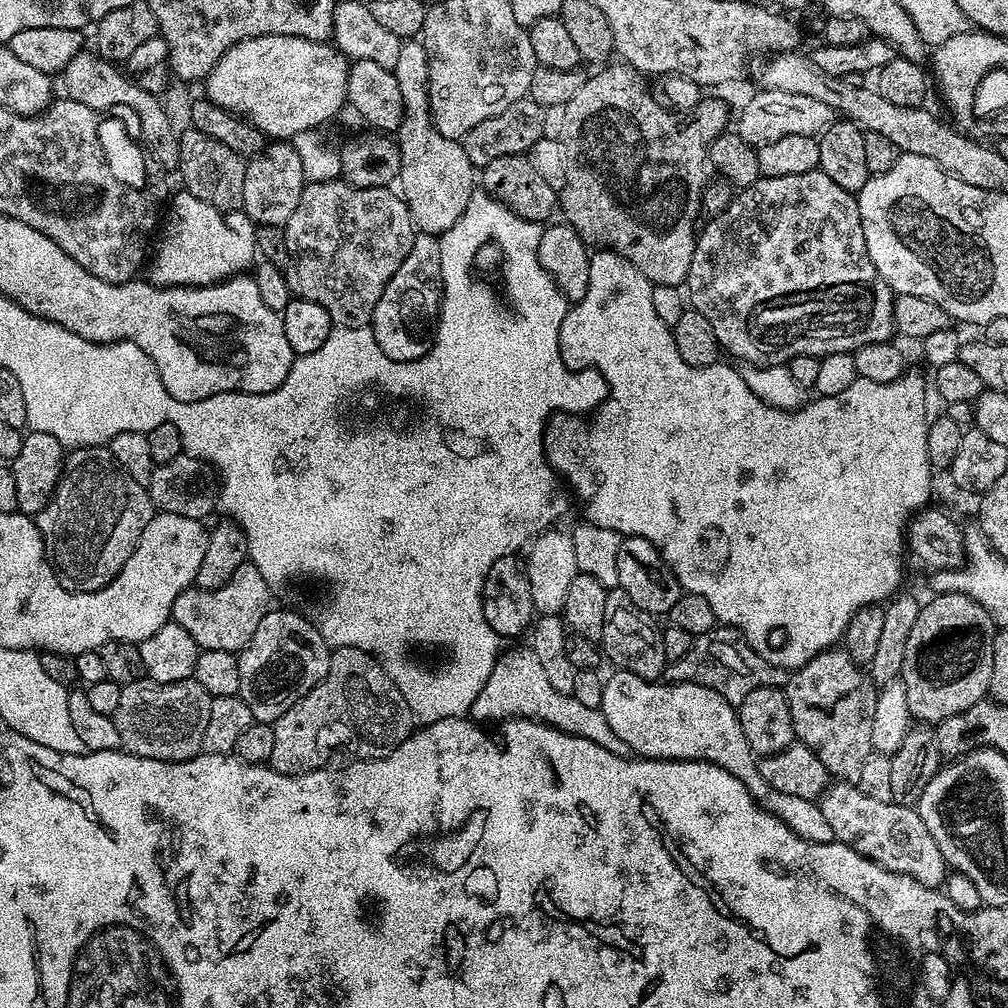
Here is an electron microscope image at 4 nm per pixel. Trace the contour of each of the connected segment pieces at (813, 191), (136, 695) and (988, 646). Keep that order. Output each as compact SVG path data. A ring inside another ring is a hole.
M819 168L810 170L806 174L782 174L781 176L761 176L759 180L756 180L750 186L739 189L729 199L728 205L725 206L721 212L715 213L711 217L712 221L708 225L699 229L696 245L694 246L694 254L692 255L692 261L690 262L690 270L688 271L688 279L686 281L686 300L691 307L698 310L698 314L702 314L702 318L706 318L706 322L710 322L710 327L713 328L714 334L718 338L721 349L725 353L728 352L732 356L737 356L740 360L745 360L743 363L748 366L755 366L758 368L770 368L775 369L777 366L787 365L790 358L798 358L798 354L810 354L811 356L828 356L835 352L849 352L853 353L857 348L866 346L870 342L882 342L883 340L891 341L894 336L894 329L896 323L894 322L894 306L892 301L894 299L894 293L892 287L886 283L886 281L878 274L878 270L874 266L874 262L870 262L870 254L866 250L866 238L862 234L862 220L860 218L860 211L858 210L858 202L856 196L853 193L842 190L842 186L838 186L838 182L834 182L834 178L830 178L830 174L820 171Z
M141 678L122 687L122 699L112 720L118 726L123 751L133 756L155 760L193 760L201 755L206 734L206 722L210 722L212 696L197 680L180 682L156 682Z
M941 592L931 598L929 604L921 607L910 629L910 638L906 638L906 658L902 658L898 677L906 686L906 703L910 705L913 721L924 726L941 724L954 714L962 714L962 710L970 710L970 706L988 696L990 674L994 674L994 638L998 631L992 615L966 594Z

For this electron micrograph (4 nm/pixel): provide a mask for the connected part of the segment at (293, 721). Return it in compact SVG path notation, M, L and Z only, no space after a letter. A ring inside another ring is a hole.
M338 648L330 658L330 670L326 670L326 678L322 678L322 682L318 682L310 694L294 702L294 706L290 706L290 710L286 710L286 714L272 724L274 750L270 753L270 767L287 776L301 776L325 767L331 761L328 759L339 752L344 758L377 760L389 756L413 728L414 717L410 706L379 660L357 648Z

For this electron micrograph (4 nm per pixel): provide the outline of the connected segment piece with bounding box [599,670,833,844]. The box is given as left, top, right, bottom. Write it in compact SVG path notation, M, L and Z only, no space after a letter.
M618 670L614 672L614 676L604 680L604 693L602 694L602 702L600 703L600 713L606 718L606 722L610 726L610 730L614 730L614 734L618 734L618 738L622 738L622 742L626 742L626 746L630 746L630 750L637 757L646 760L705 760L714 766L722 766L730 774L734 774L743 784L748 787L750 794L756 799L756 803L761 808L766 809L770 813L774 813L782 822L786 822L786 826L790 826L790 830L794 830L794 834L798 834L798 838L802 838L806 842L822 842L823 844L833 843L832 831L826 818L822 818L822 810L819 803L806 798L794 798L794 794L782 794L778 790L774 790L769 784L764 783L762 774L758 767L758 757L756 753L750 750L750 742L746 742L746 734L742 734L742 726L740 725L740 717L737 709L730 702L726 702L726 698L722 698L722 694L714 694L714 690L710 690L706 686L698 686L697 684L678 684L675 682L657 682L654 680L643 680L637 676L631 676L630 673Z

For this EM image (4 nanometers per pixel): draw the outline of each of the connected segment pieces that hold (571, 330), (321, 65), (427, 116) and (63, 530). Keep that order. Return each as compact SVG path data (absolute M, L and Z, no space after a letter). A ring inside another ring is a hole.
M596 250L591 253L590 286L586 286L585 296L577 304L569 307L566 318L562 322L562 326L560 327L560 353L562 354L562 362L568 368L573 370L595 368L596 371L600 372L602 378L606 378L606 382L608 383L608 397L595 412L591 413L589 420L592 421L589 424L584 421L587 419L577 418L572 414L553 415L544 429L544 455L547 456L549 464L566 481L567 487L571 489L574 496L574 491L576 491L577 498L584 503L584 512L588 515L585 516L587 523L597 524L606 530L614 530L620 533L621 537L641 536L642 538L646 538L646 542L650 542L659 550L661 558L666 562L666 566L670 566L674 578L678 578L681 589L690 594L698 594L698 598L706 598L706 602L710 602L710 610L714 610L716 619L721 625L737 628L744 635L744 640L749 646L759 656L766 658L766 662L770 662L774 666L785 670L795 670L806 662L813 660L820 653L835 649L843 641L844 632L850 626L850 622L859 608L883 605L901 591L900 583L904 580L903 553L905 554L906 552L906 525L917 512L921 511L931 501L928 499L932 496L932 475L934 475L934 469L930 462L930 454L926 454L926 434L928 433L930 415L928 416L928 396L924 393L924 380L918 373L912 372L912 370L905 371L904 375L894 382L870 382L869 380L857 378L850 386L846 387L846 390L839 391L838 394L833 394L830 397L817 395L813 398L814 400L809 399L795 410L771 408L769 404L762 402L762 398L758 398L752 393L750 386L746 386L739 367L737 369L731 368L730 365L724 364L725 362L717 362L710 366L695 368L686 362L682 362L682 358L678 354L678 346L674 346L671 327L666 322L662 322L662 318L658 318L657 312L654 311L654 302L652 301L653 287L652 281L644 277L642 270L635 268L632 263L626 258L622 258L618 253L607 250Z
M259 36L258 38L250 38L249 40L240 40L234 46L230 46L230 50L226 50L226 54L222 54L222 58L218 58L218 62L214 66L214 70L210 70L210 74L203 81L202 87L205 88L207 99L212 100L218 106L222 106L228 112L233 112L242 120L247 120L253 124L258 130L264 132L265 137L271 138L273 141L291 141L294 134L302 134L302 130L310 130L311 128L319 129L320 124L324 124L327 120L332 120L340 112L340 107L345 107L348 98L348 70L350 61L347 56L343 56L339 50L328 42L319 40L307 40L306 38L298 38L297 36Z
M408 38L401 43L394 75L398 82L402 105L402 115L399 117L400 138L398 137L401 154L398 191L403 196L417 229L423 235L439 238L446 230L450 230L450 226L454 226L454 222L458 222L458 218L462 218L477 183L478 172L473 168L470 158L466 158L463 143L438 134L438 130L432 124L432 111L428 108L428 51L419 39Z
M107 447L73 448L64 462L64 475L56 493L36 517L36 528L44 543L44 551L61 584L73 592L97 592L114 579L126 566L126 558L144 536L144 528L154 515L154 505L148 489L117 464Z

